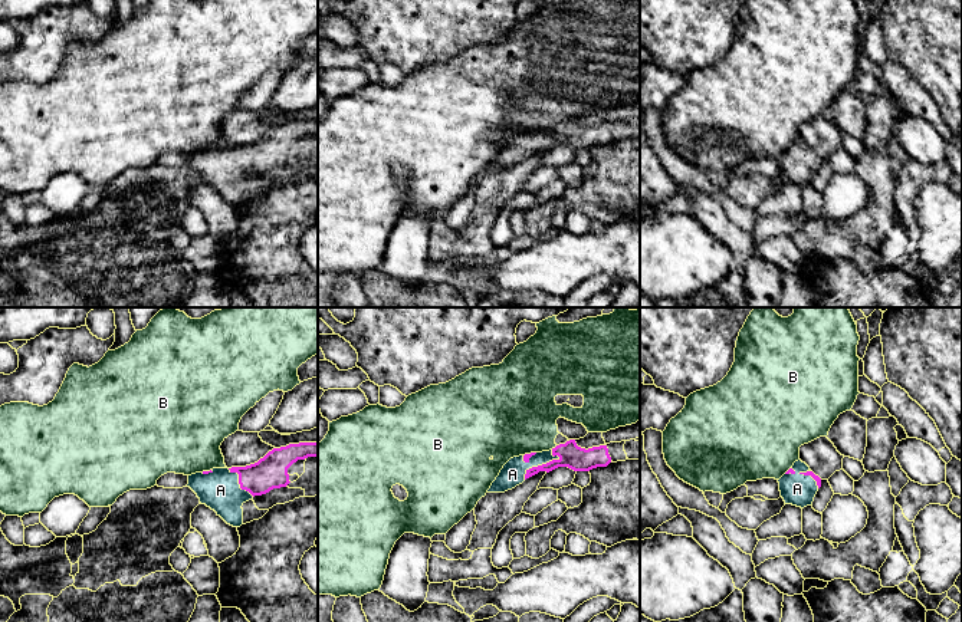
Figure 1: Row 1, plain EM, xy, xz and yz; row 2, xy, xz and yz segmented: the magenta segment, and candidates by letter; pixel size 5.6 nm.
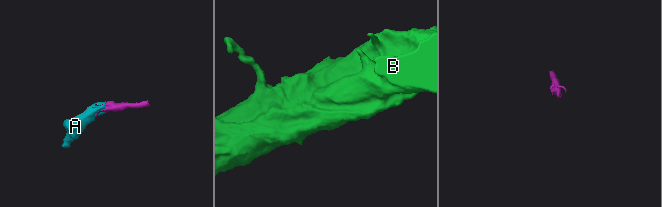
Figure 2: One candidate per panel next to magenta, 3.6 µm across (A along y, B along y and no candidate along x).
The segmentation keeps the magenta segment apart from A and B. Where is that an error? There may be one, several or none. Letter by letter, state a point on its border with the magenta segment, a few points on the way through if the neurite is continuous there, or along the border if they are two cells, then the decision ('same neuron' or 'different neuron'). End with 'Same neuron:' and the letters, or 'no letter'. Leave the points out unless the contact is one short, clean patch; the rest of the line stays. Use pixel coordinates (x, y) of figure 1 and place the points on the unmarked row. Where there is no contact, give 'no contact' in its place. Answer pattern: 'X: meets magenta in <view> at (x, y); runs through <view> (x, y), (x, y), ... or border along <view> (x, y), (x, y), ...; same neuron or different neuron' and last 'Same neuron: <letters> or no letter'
A: meets magenta in xz at (539, 144); same neuron
B: meets magenta in xz at (555, 125); border along xz (557, 124), (551, 127); different neuron
Same neuron: A

